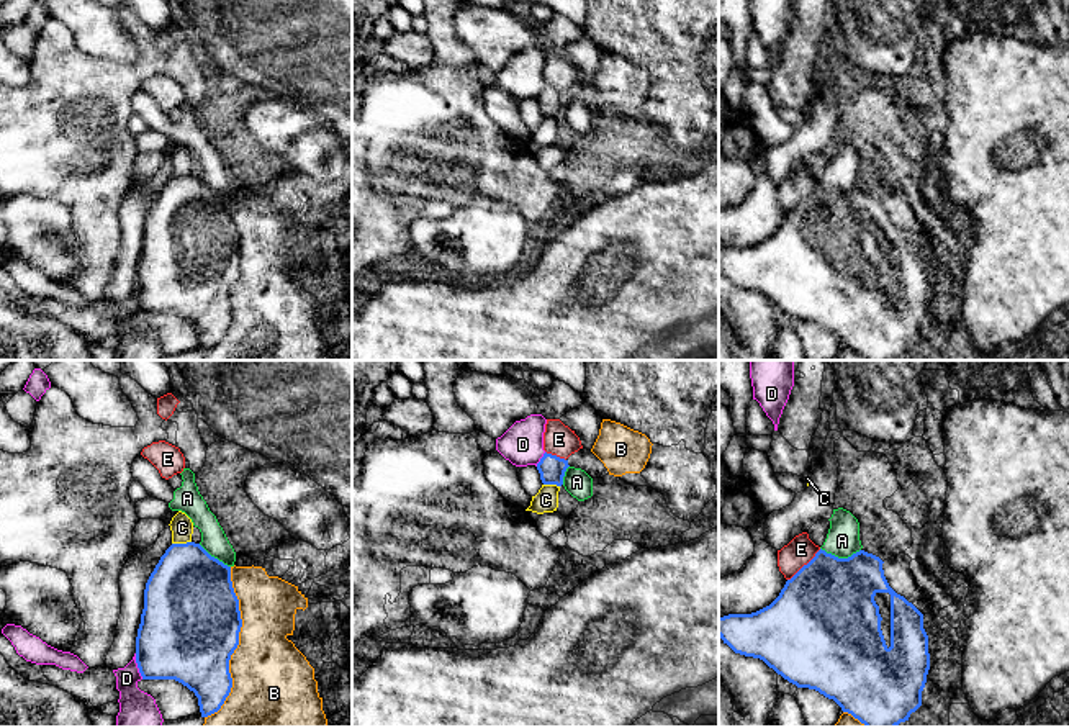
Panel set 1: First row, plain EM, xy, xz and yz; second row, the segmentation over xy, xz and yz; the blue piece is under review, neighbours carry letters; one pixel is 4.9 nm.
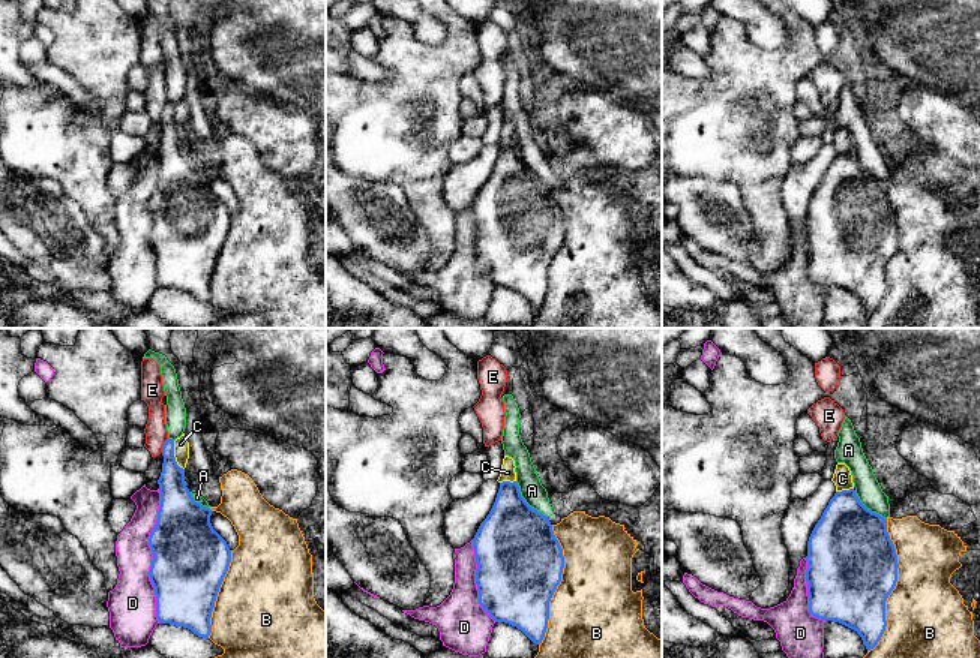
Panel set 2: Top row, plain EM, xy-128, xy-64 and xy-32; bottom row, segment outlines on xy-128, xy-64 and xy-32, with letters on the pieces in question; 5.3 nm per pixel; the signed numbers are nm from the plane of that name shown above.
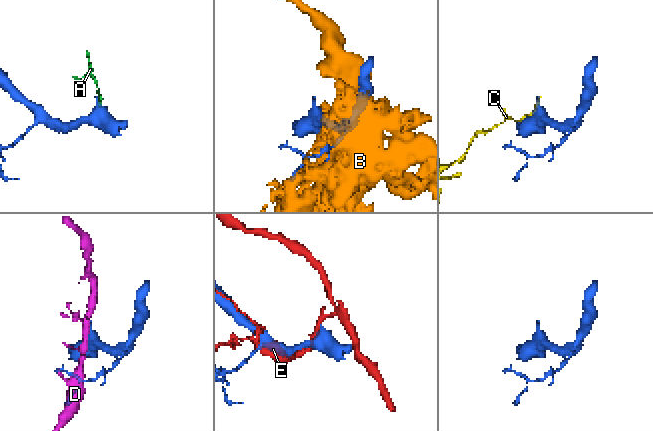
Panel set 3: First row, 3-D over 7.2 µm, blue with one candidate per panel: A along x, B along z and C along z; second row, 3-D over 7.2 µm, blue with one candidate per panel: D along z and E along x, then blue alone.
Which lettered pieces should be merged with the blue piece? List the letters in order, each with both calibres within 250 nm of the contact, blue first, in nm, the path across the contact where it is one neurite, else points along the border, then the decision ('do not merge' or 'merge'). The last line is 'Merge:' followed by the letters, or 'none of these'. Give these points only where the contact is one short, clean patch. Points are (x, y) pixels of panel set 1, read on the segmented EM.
A: 460 nm thick on the blue side, 160 nm on the other; do not merge
B: 480 nm thick on the blue side, 400 nm on the other; do not merge
C: 420 nm thick on the blue side, 110 nm on the other; do not merge
D: 420 nm thick on the blue side, 200 nm on the other; do not merge
E: 480 nm thick on the blue side, 140 nm on the other; do not merge
Merge: none of these

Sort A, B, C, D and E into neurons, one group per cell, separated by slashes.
A / B / C / D / E

